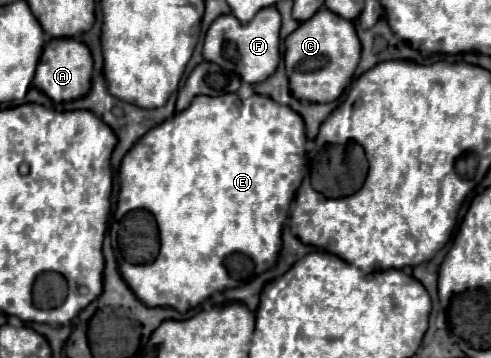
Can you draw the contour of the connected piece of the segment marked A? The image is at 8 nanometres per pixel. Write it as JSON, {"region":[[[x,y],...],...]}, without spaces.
{"region":[[[51,38],[43,46],[43,54],[37,64],[33,86],[43,90],[53,102],[69,102],[89,92],[91,70],[93,70],[93,58],[91,58],[89,48],[83,42],[75,38]]]}

